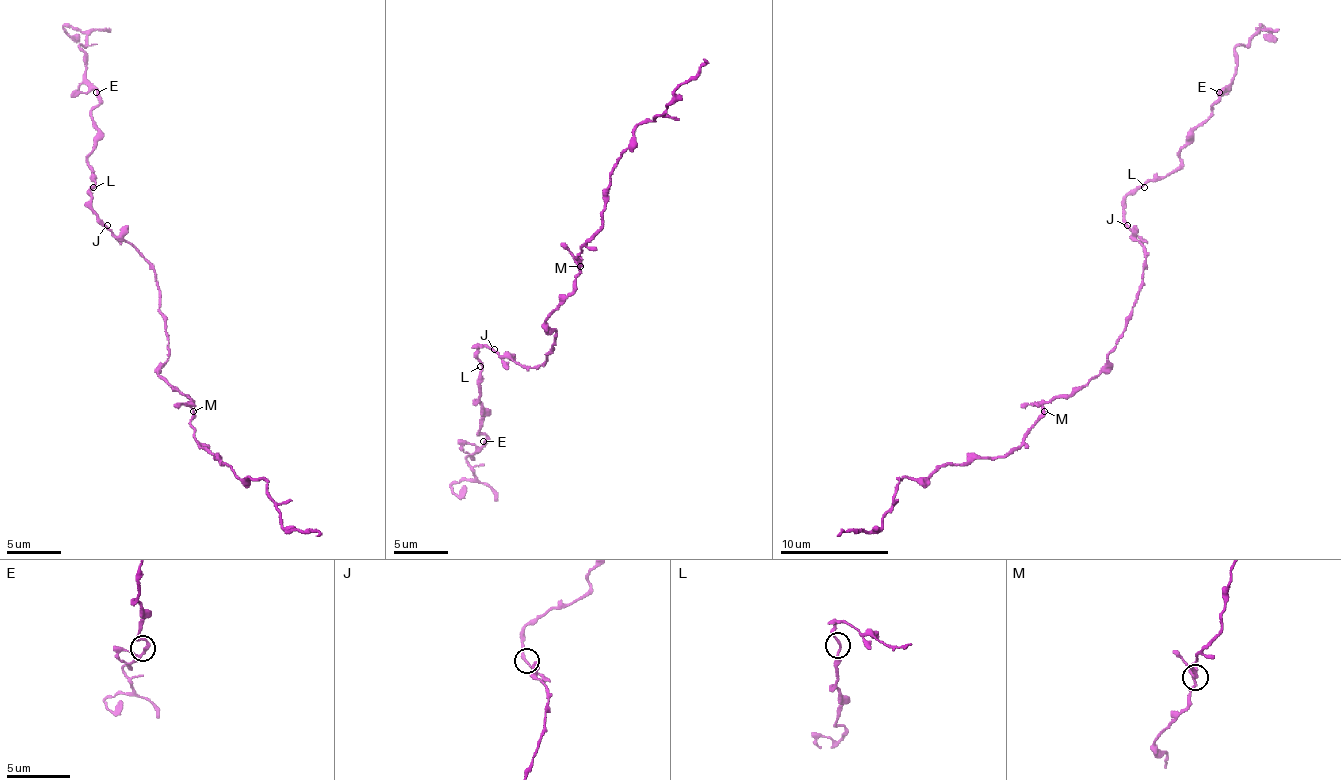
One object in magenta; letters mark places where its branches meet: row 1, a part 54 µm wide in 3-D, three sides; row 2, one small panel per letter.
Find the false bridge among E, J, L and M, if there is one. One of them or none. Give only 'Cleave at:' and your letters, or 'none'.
Cleave at: none

